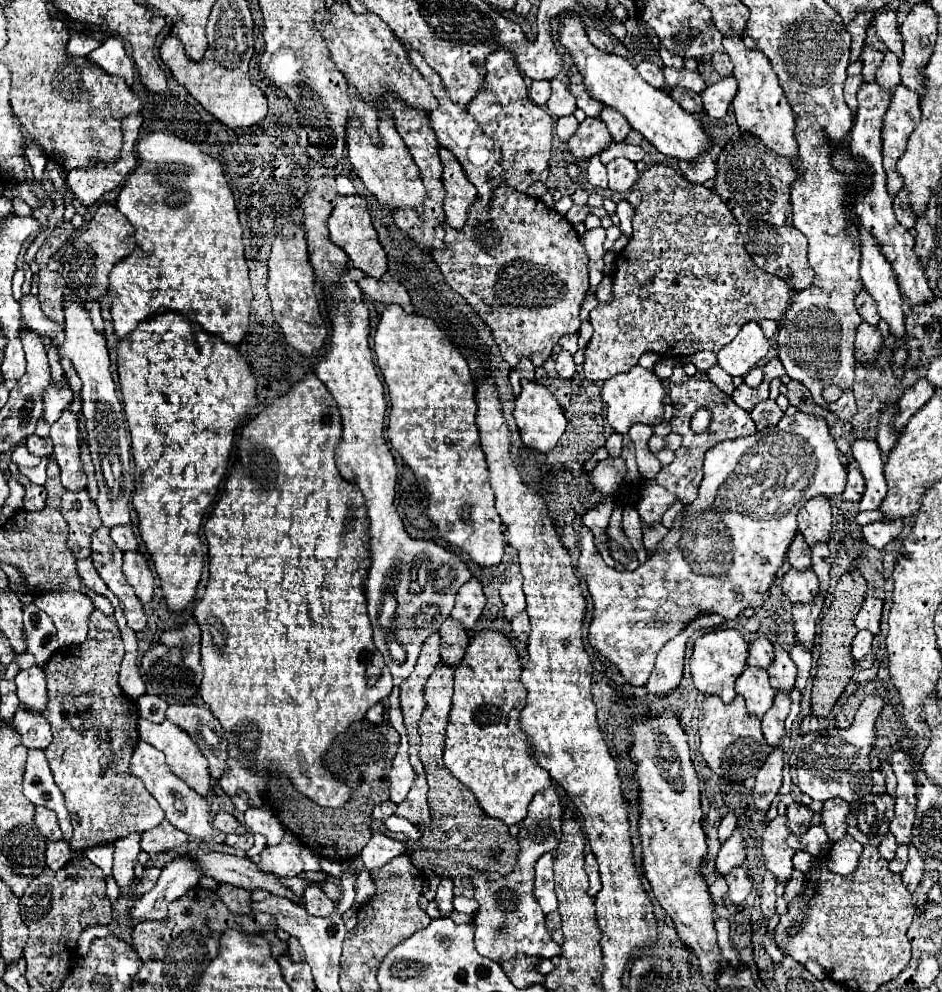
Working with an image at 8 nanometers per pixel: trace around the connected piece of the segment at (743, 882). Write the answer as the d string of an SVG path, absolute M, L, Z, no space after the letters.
M739 867L739 871L731 871L731 875L727 875L725 881L727 881L727 887L729 887L727 897L729 897L735 905L739 905L739 903L751 893L749 875L747 875L747 871L741 869L741 867Z

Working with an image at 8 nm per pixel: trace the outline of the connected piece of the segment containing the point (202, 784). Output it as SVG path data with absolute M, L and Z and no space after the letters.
M139 719L137 729L145 743L151 743L153 747L165 753L167 765L179 779L183 779L193 791L203 797L209 793L211 785L207 759L203 759L203 755L195 749L195 743L185 731L181 731L167 719L163 723Z

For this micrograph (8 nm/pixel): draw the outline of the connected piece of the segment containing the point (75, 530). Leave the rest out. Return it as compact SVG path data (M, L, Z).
M87 489L65 491L61 497L61 513L69 523L67 547L75 559L85 559L91 555L91 535L101 527L101 517L97 505L89 497Z

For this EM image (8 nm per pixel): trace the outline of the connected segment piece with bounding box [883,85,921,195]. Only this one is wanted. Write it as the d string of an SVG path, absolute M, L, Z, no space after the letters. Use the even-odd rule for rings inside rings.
M899 85L883 121L883 167L887 173L889 195L895 195L903 187L903 181L895 171L895 163L905 153L907 139L921 121L919 103L921 97L915 91Z

